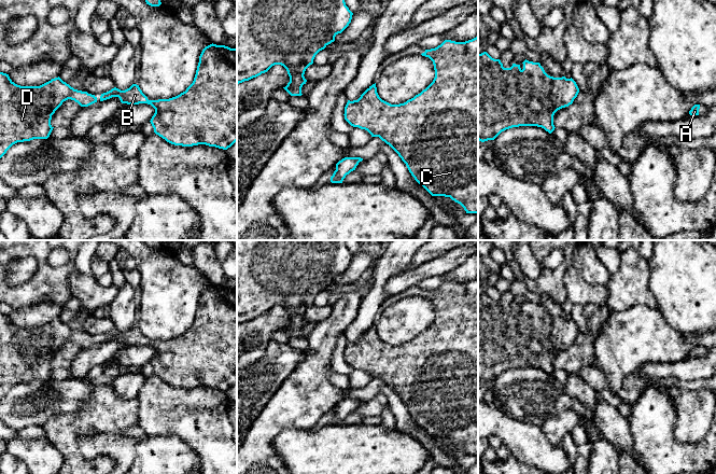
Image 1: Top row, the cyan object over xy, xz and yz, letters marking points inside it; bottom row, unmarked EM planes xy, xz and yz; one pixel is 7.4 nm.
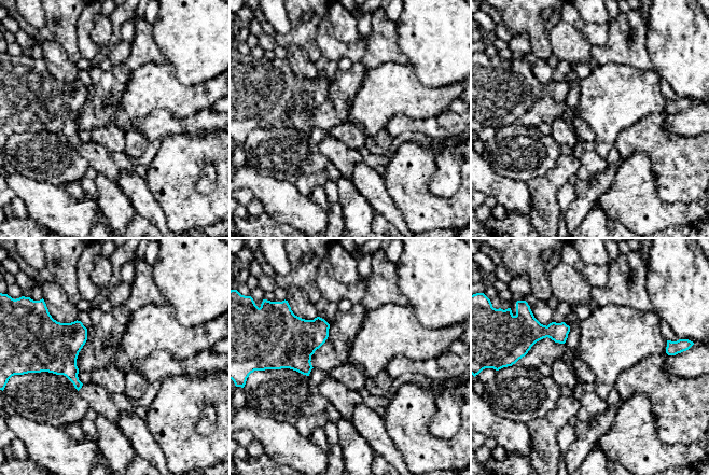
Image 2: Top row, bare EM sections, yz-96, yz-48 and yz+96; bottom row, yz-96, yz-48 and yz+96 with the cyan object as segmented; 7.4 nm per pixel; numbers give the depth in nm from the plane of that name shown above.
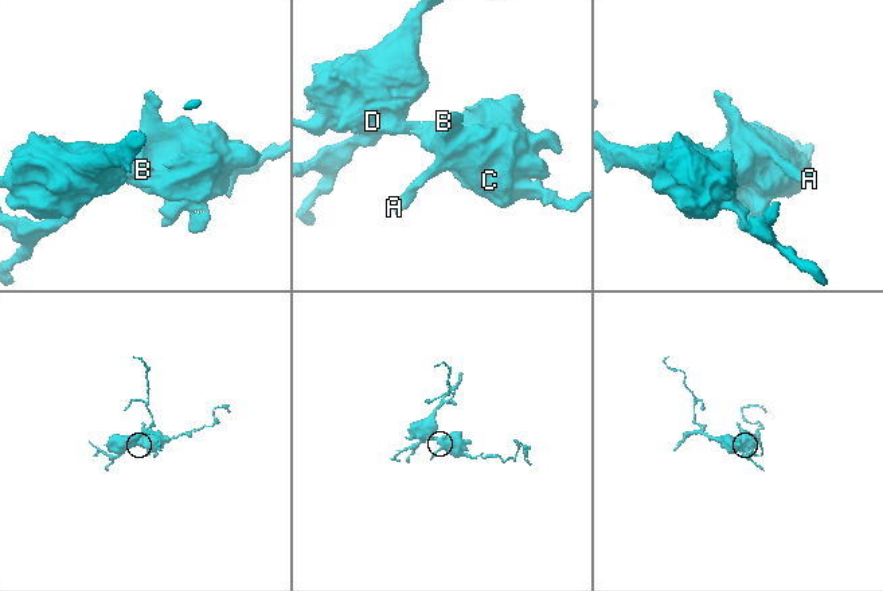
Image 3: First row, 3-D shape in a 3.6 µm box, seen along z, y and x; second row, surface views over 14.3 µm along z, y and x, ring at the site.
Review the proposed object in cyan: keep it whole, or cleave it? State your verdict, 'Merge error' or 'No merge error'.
No merge error

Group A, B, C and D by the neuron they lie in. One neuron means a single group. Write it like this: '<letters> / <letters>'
A B C D

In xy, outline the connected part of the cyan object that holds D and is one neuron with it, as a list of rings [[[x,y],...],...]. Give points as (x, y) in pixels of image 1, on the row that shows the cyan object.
[[[0,72],[0,158],[17,142],[47,139],[52,115],[68,99],[81,107],[97,102],[95,95],[74,89],[59,76],[40,86],[20,86]]]

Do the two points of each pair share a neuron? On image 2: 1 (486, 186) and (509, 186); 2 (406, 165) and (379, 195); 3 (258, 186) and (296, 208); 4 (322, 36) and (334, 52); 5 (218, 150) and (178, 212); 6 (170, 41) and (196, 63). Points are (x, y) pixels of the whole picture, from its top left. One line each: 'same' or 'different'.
1: same
2: different
3: same
4: same
5: same
6: same

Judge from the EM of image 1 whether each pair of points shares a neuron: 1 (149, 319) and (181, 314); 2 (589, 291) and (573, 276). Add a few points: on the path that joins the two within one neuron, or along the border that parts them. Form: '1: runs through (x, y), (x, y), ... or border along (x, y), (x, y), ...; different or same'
1: runs through (156, 319), (164, 314), (173, 314); same
2: runs through (585, 288), (577, 280); same

